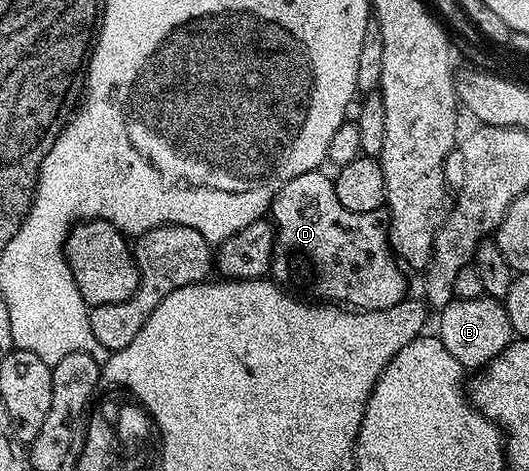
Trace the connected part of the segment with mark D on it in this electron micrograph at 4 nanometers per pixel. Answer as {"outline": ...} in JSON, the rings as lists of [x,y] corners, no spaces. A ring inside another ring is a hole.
{"outline":[[[310,170],[280,188],[269,211],[273,223],[273,234],[277,239],[277,250],[283,253],[283,270],[300,286],[311,289],[316,299],[330,300],[335,304],[346,304],[356,311],[391,310],[408,297],[408,275],[401,269],[389,241],[389,226],[379,219],[378,213],[349,212],[341,208],[337,200],[335,183],[319,170]]]}

